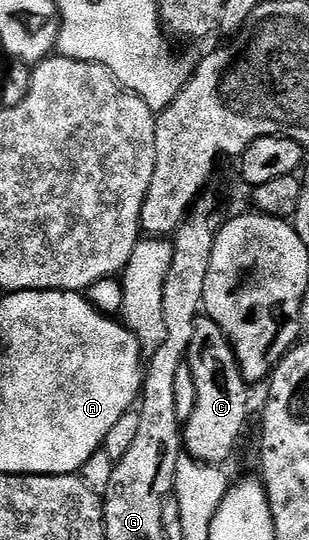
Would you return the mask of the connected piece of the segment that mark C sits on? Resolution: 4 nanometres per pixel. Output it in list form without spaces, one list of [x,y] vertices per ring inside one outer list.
[[[207,314],[196,317],[194,322],[194,338],[190,338],[190,350],[188,351],[187,364],[190,366],[190,374],[194,374],[194,414],[190,414],[188,420],[182,424],[182,448],[187,455],[193,456],[202,464],[223,465],[223,460],[232,456],[240,435],[244,432],[244,423],[248,420],[248,388],[249,381],[240,373],[240,363],[228,340],[228,335],[221,330]]]

